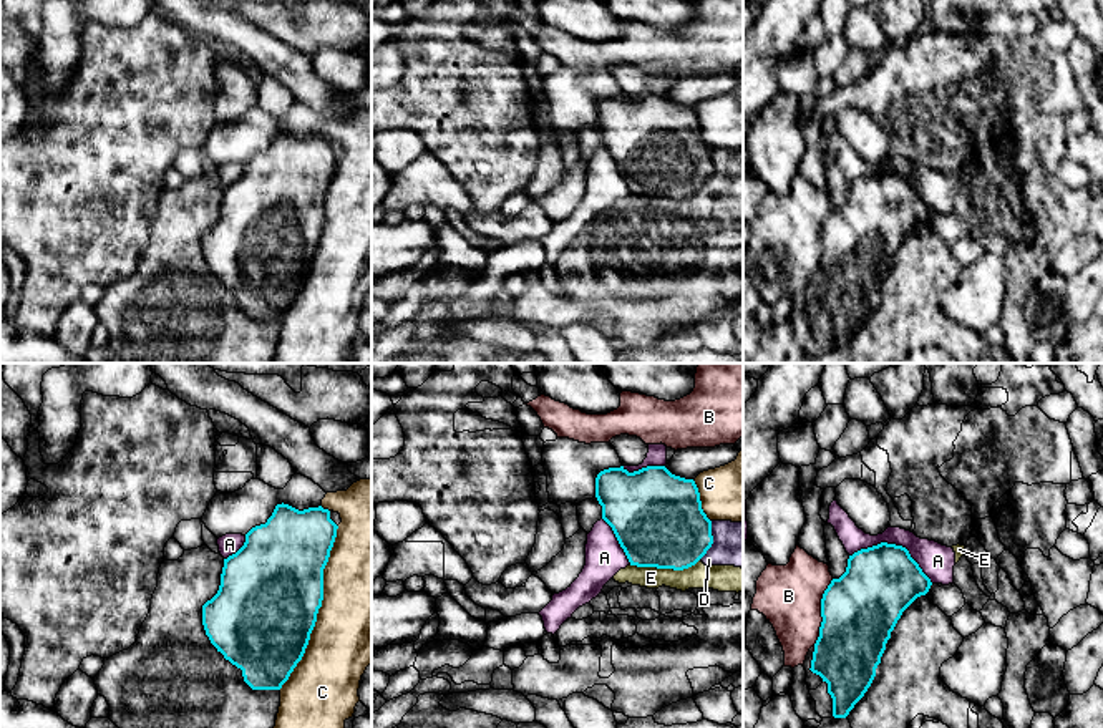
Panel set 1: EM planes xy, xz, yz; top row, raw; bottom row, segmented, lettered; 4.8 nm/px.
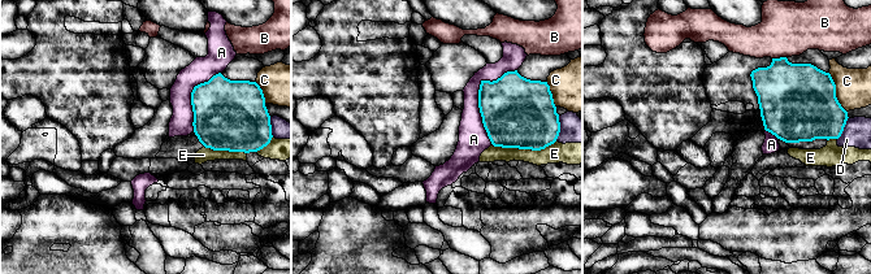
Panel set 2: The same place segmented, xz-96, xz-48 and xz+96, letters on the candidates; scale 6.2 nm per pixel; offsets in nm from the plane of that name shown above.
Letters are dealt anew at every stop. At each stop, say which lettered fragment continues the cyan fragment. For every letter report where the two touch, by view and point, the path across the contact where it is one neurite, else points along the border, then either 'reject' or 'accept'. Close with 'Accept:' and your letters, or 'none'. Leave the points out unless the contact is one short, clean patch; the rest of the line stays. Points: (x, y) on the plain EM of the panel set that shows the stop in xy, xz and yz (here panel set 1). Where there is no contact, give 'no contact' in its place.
A: yz (894, 173) | reject
B: yz (821, 241) | reject
C: xy (320, 234) | reject
D: xz (712, 168) | along xz (712, 150), (712, 174), (700, 186) | reject
E: xz (665, 196) | reject
Accept: none

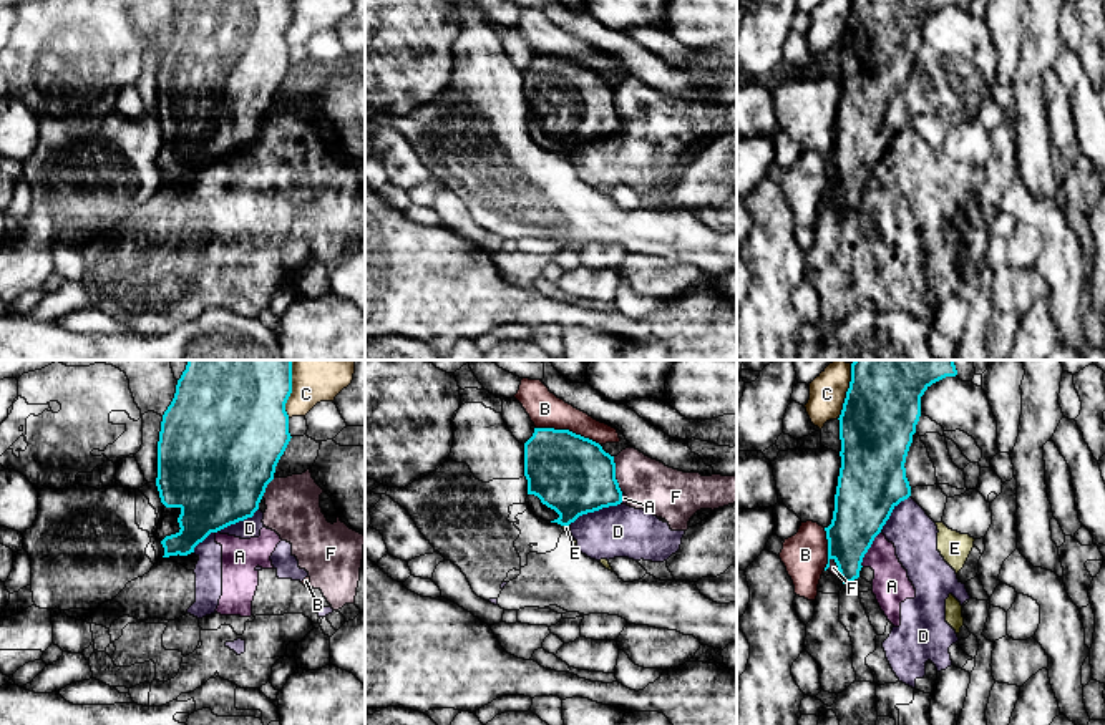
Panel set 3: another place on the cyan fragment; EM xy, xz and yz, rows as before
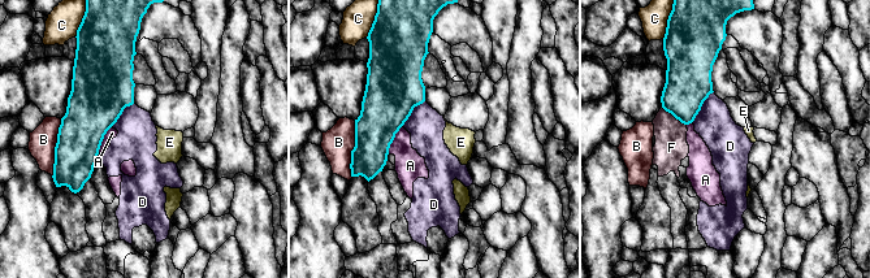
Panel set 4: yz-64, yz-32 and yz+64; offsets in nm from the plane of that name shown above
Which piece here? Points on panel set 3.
A: yz (868, 176) | along yz (881, 160), (865, 183), (861, 194) | reject
B: xz (568, 58) | reject
C: yz (847, 24) | reject
D: xy (224, 155) | reject
E: xz (563, 153) | reject
F: xz (614, 103) | reject
Accept: none

